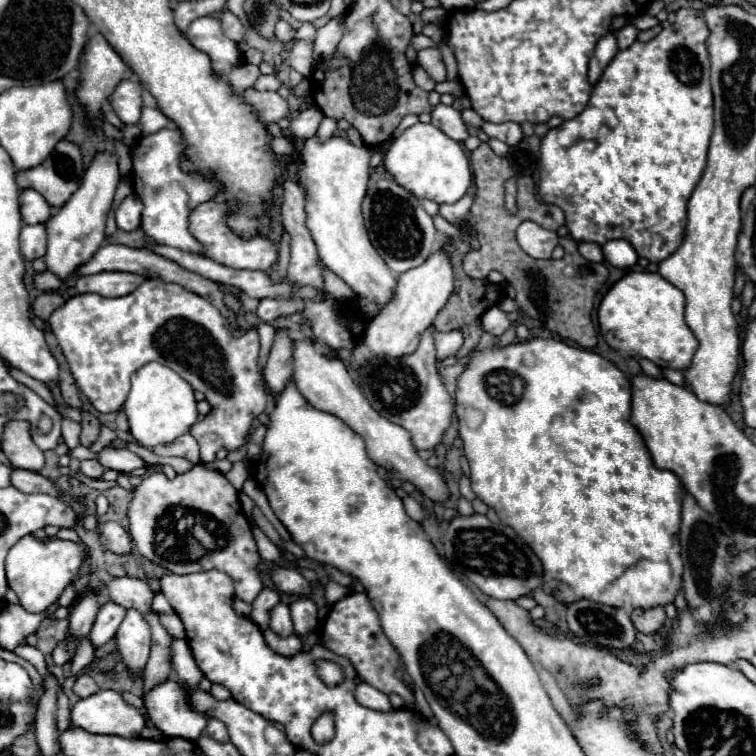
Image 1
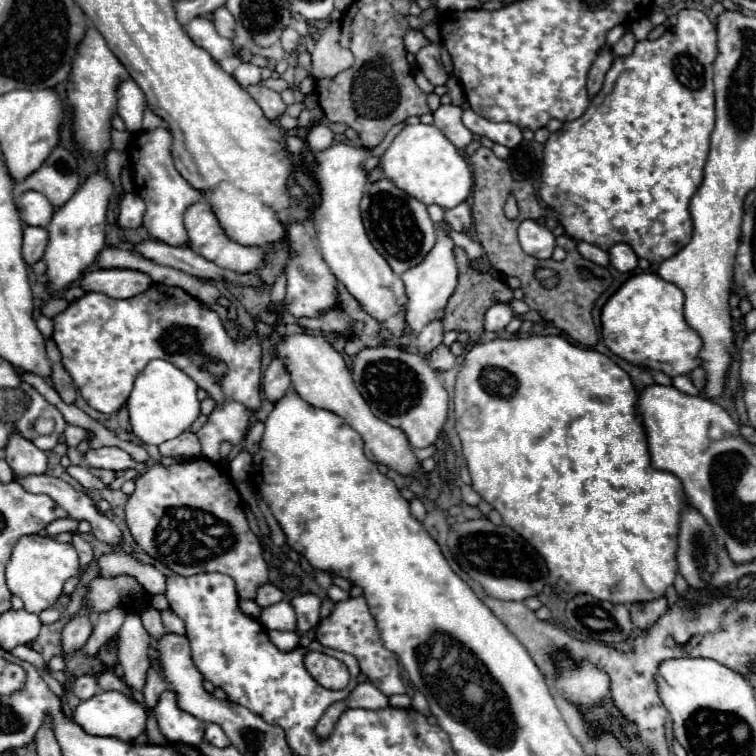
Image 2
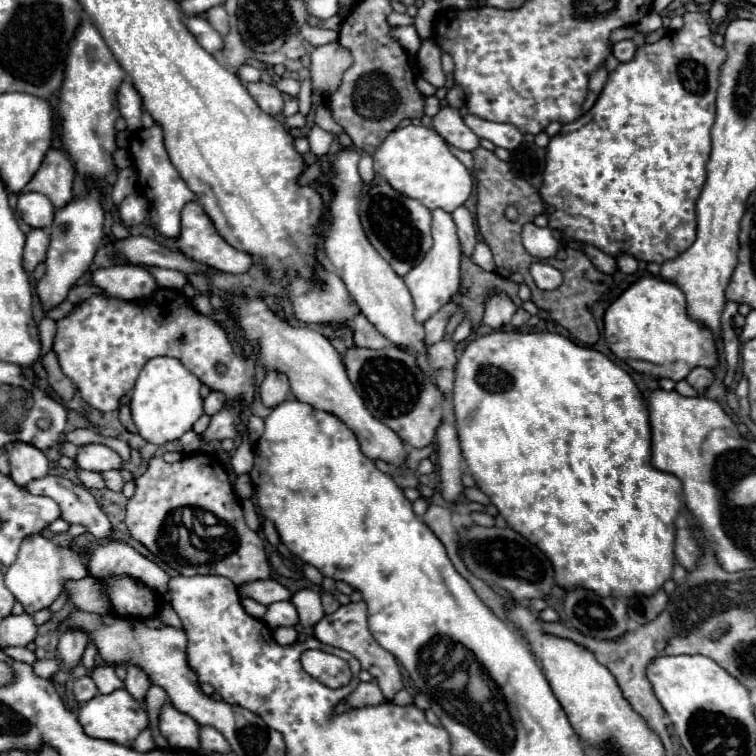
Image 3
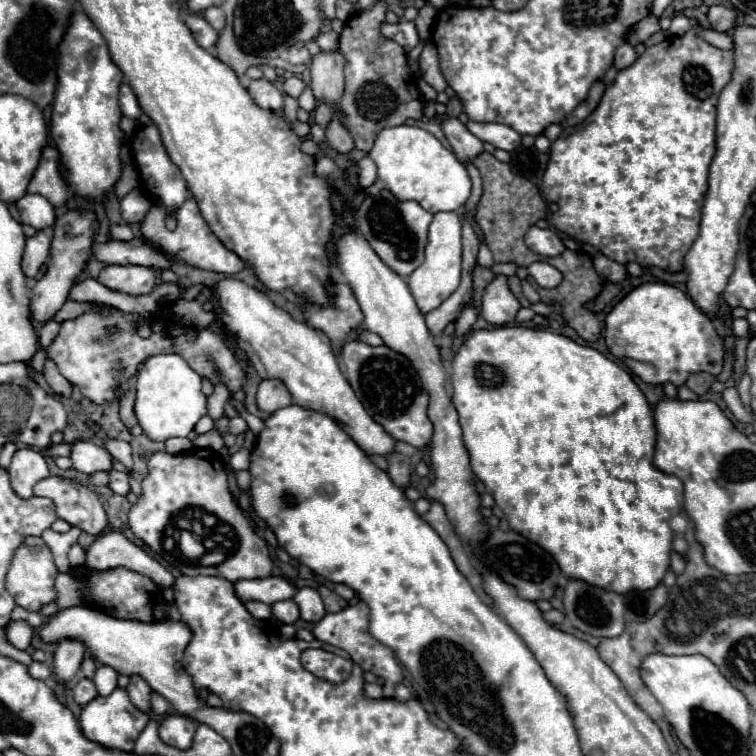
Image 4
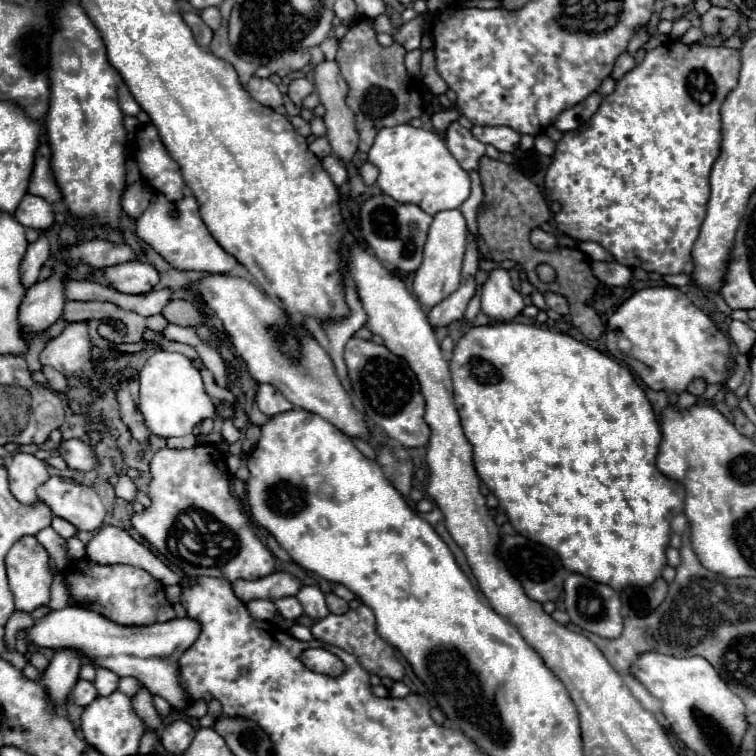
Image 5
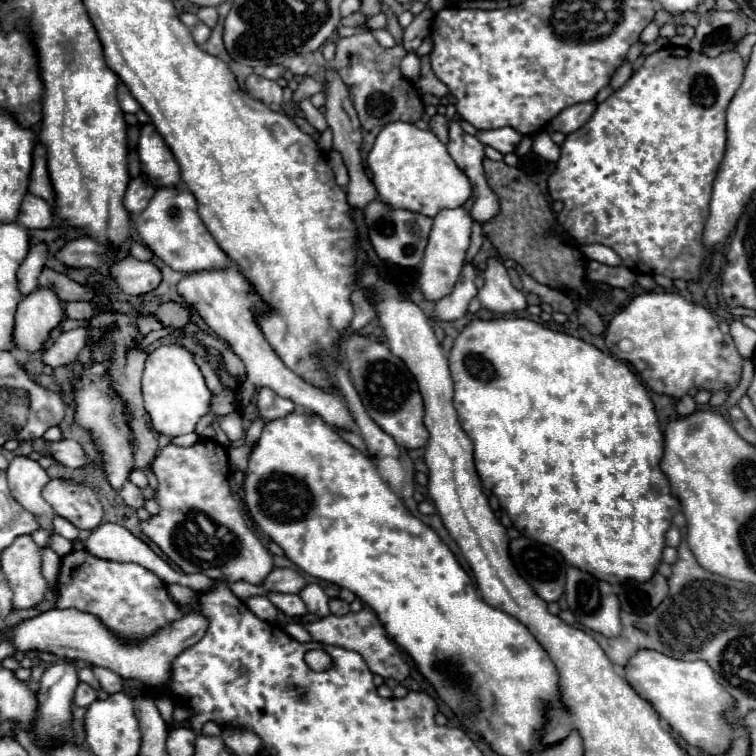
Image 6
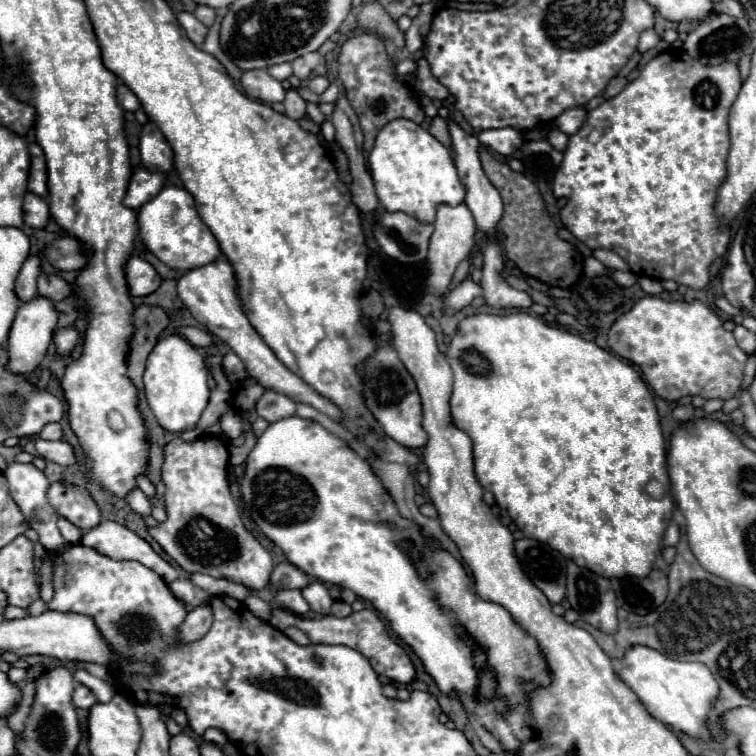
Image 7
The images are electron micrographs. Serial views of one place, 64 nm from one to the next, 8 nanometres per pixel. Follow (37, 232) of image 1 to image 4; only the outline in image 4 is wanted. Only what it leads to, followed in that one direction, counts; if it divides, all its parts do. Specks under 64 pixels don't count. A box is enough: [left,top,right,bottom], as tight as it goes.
[22,230,50,278]

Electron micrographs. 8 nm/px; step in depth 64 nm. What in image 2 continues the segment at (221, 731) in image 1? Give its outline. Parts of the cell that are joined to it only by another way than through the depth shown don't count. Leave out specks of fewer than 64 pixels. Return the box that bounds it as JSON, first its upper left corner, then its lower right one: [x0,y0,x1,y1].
[204,724,230,748]

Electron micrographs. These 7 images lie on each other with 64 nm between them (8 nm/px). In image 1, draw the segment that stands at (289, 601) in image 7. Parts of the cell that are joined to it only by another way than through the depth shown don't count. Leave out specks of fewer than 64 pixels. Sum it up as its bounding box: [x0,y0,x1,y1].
[270,604,294,636]

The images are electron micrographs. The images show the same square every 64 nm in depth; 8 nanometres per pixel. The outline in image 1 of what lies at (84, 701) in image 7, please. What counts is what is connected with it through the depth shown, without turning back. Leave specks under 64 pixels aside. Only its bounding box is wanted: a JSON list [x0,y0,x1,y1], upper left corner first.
[74,674,100,698]

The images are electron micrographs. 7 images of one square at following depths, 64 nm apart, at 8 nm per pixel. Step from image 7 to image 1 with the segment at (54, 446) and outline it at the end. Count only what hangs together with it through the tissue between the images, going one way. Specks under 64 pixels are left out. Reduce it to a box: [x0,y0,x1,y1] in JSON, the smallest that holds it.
[98,448,146,474]

